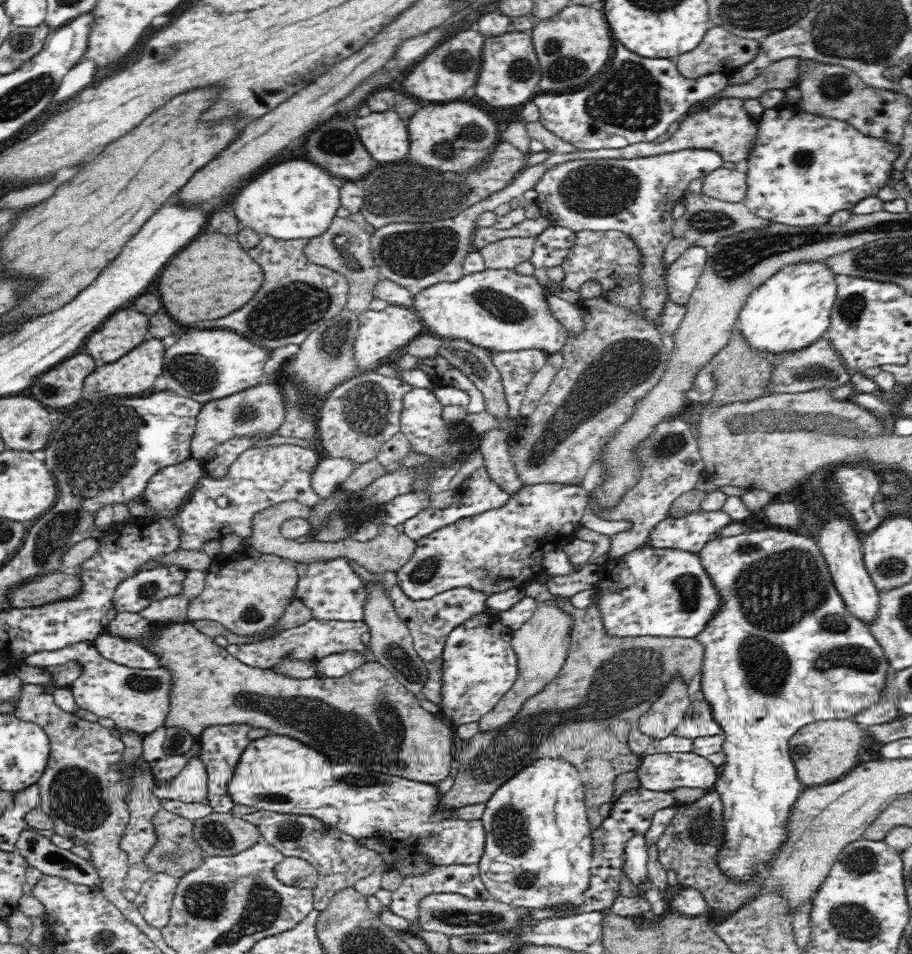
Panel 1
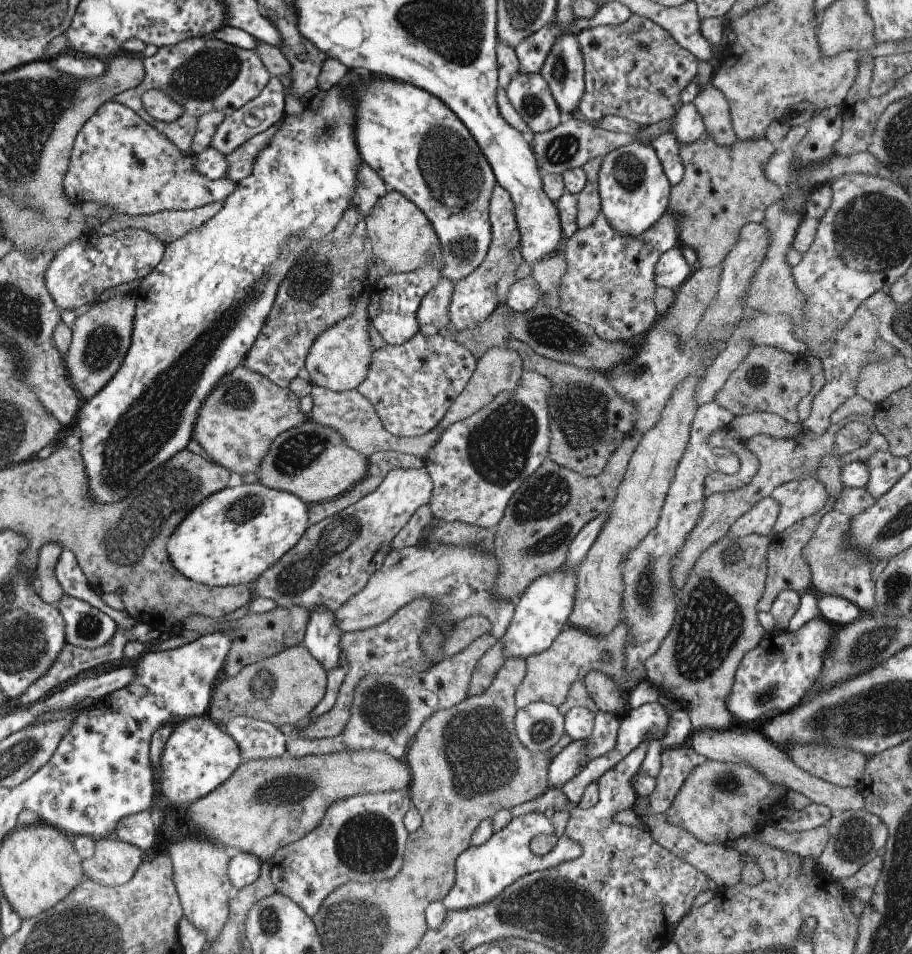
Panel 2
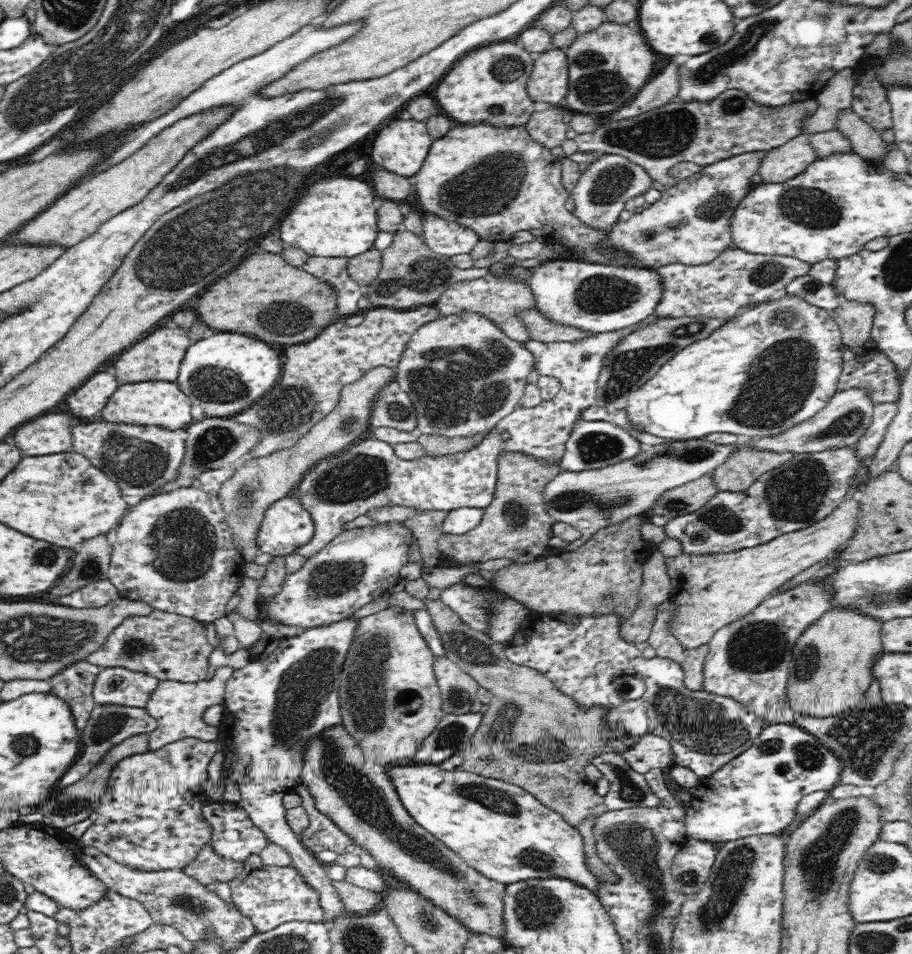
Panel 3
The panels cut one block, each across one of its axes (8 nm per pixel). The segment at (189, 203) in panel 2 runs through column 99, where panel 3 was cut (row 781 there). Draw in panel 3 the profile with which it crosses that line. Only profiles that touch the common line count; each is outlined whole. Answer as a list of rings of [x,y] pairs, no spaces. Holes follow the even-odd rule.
[[[186,737],[158,750],[123,758],[110,771],[108,792],[100,798],[93,813],[94,822],[81,836],[82,842],[91,844],[128,869],[146,873],[171,869],[183,871],[198,852],[211,842],[212,827],[202,810],[206,795],[200,792],[200,784],[207,779],[206,767],[212,756],[220,750],[223,748],[219,741]]]

